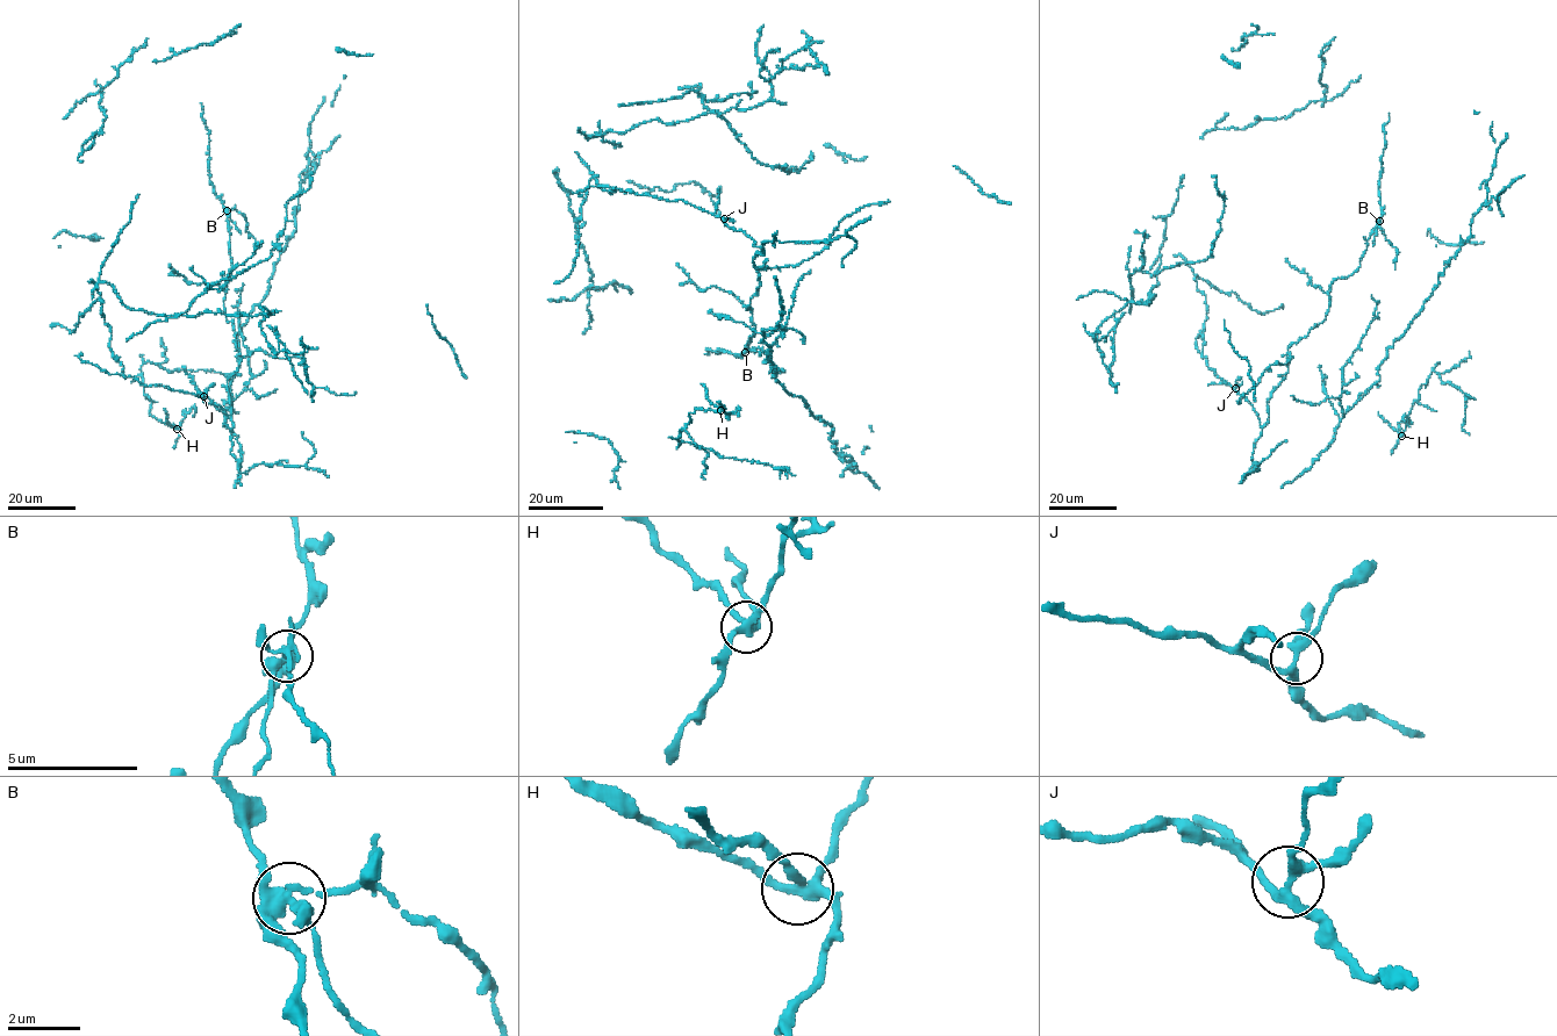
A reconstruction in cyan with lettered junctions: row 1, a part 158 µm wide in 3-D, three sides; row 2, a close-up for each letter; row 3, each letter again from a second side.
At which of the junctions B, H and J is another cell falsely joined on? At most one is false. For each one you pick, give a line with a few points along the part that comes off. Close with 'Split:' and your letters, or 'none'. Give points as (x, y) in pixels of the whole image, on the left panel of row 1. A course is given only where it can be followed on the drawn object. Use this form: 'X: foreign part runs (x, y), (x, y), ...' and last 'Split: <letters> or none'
B: foreign part runs (227, 210), (235, 209), (245, 217), (245, 230), (255, 239), (255, 253)
Split: B

